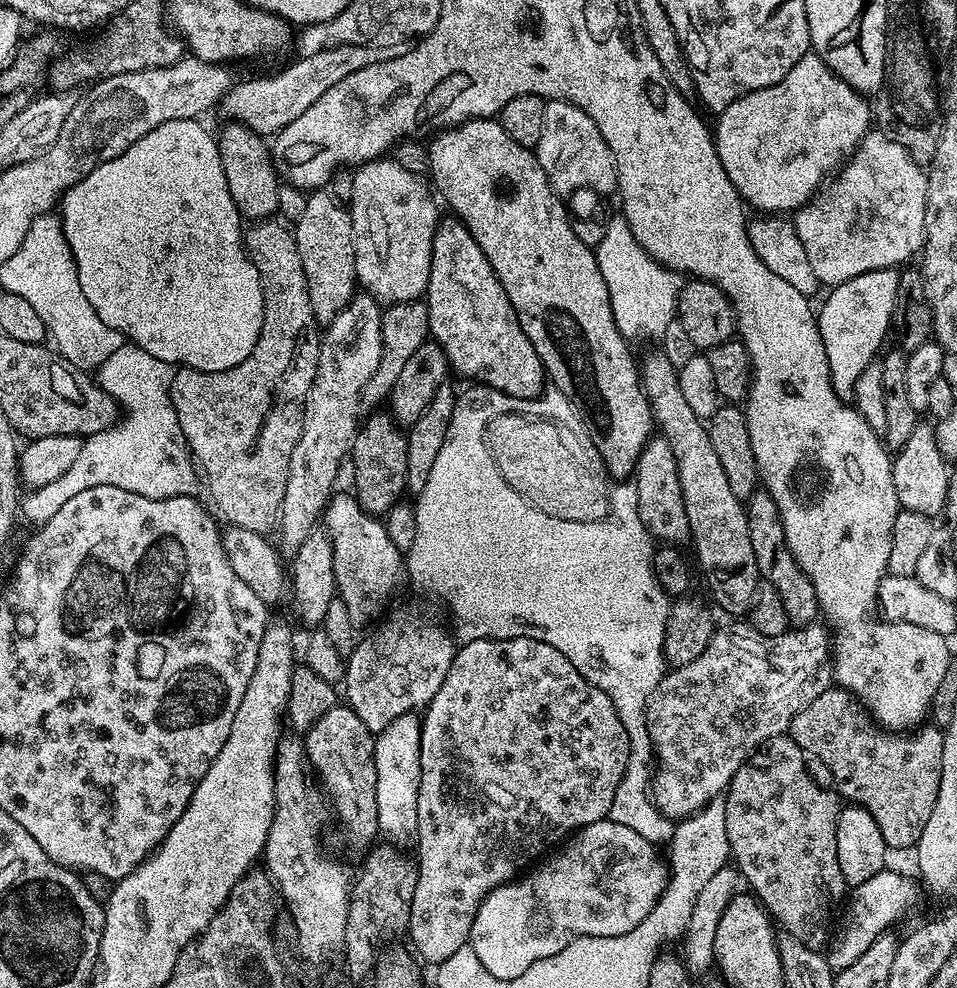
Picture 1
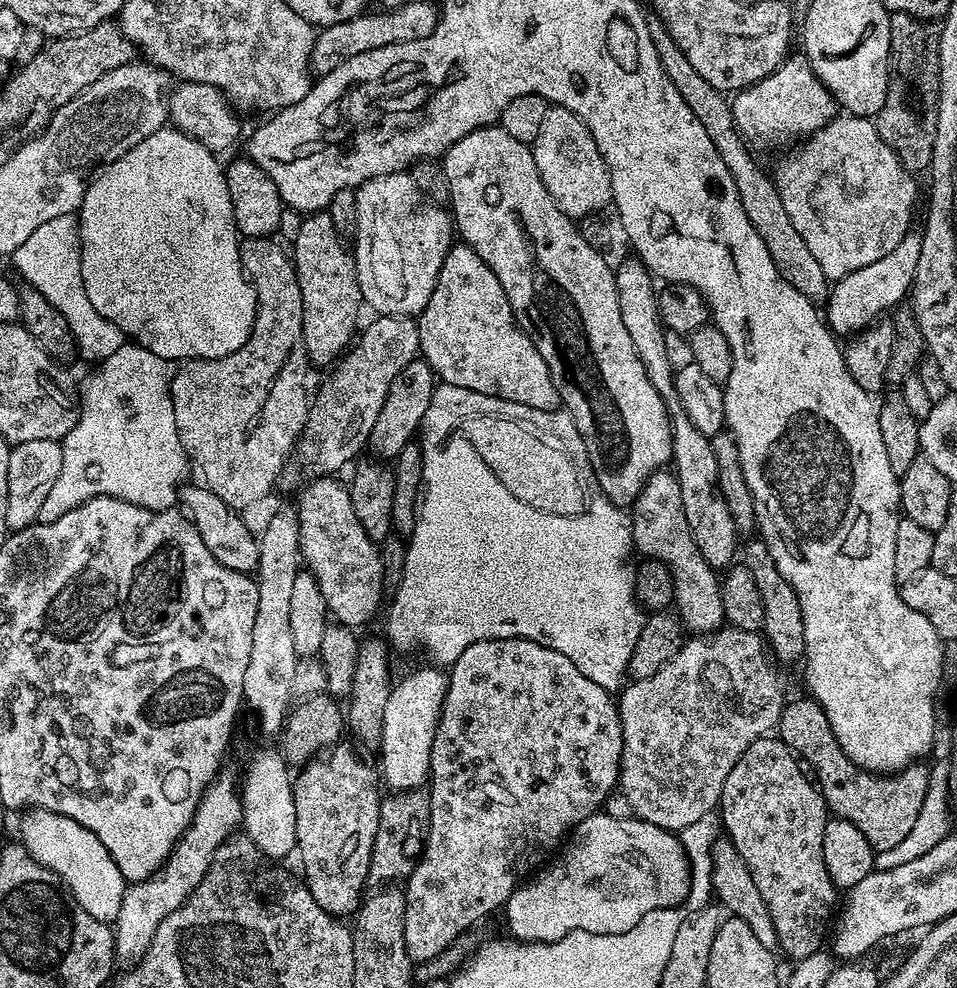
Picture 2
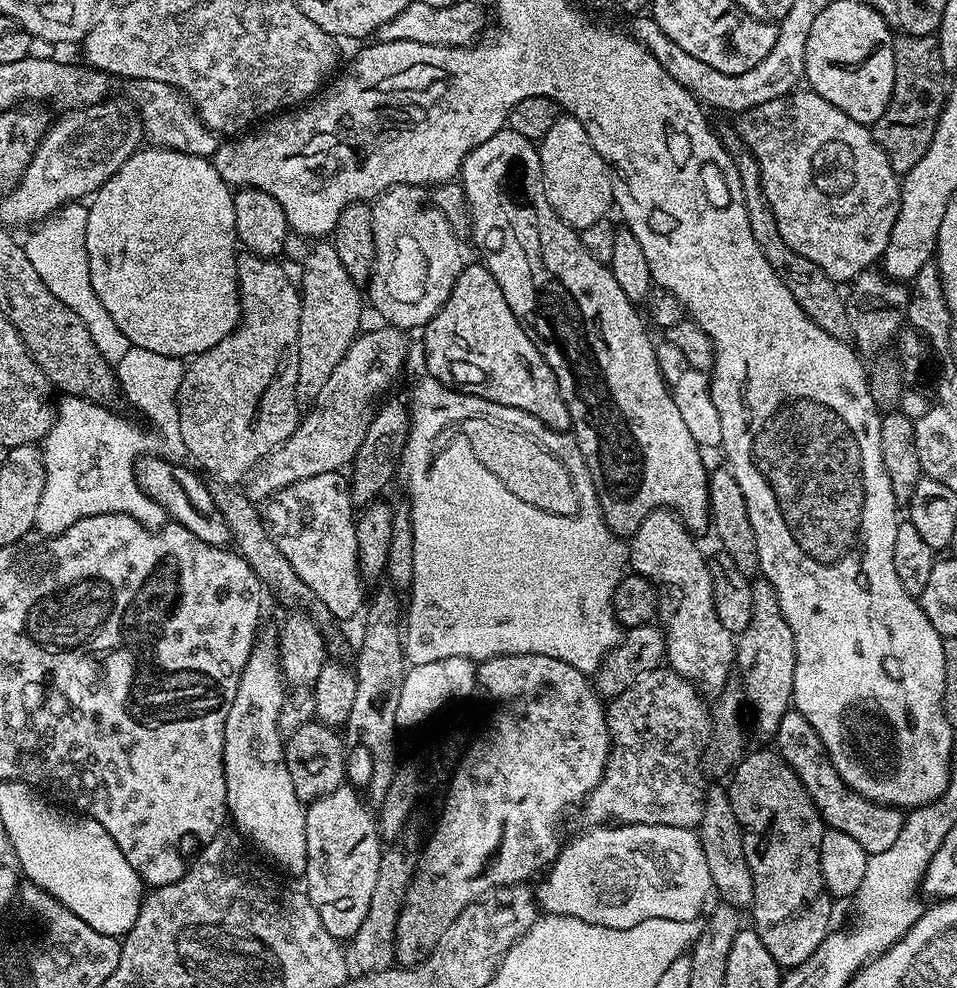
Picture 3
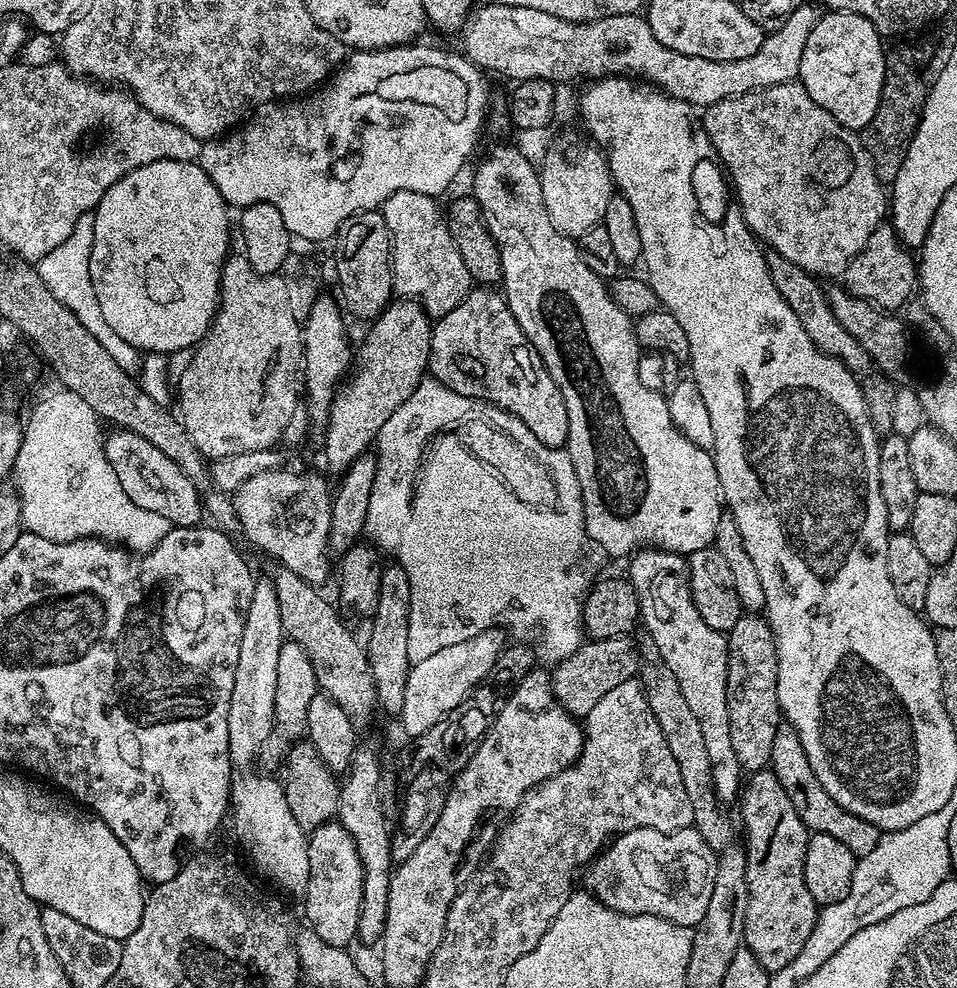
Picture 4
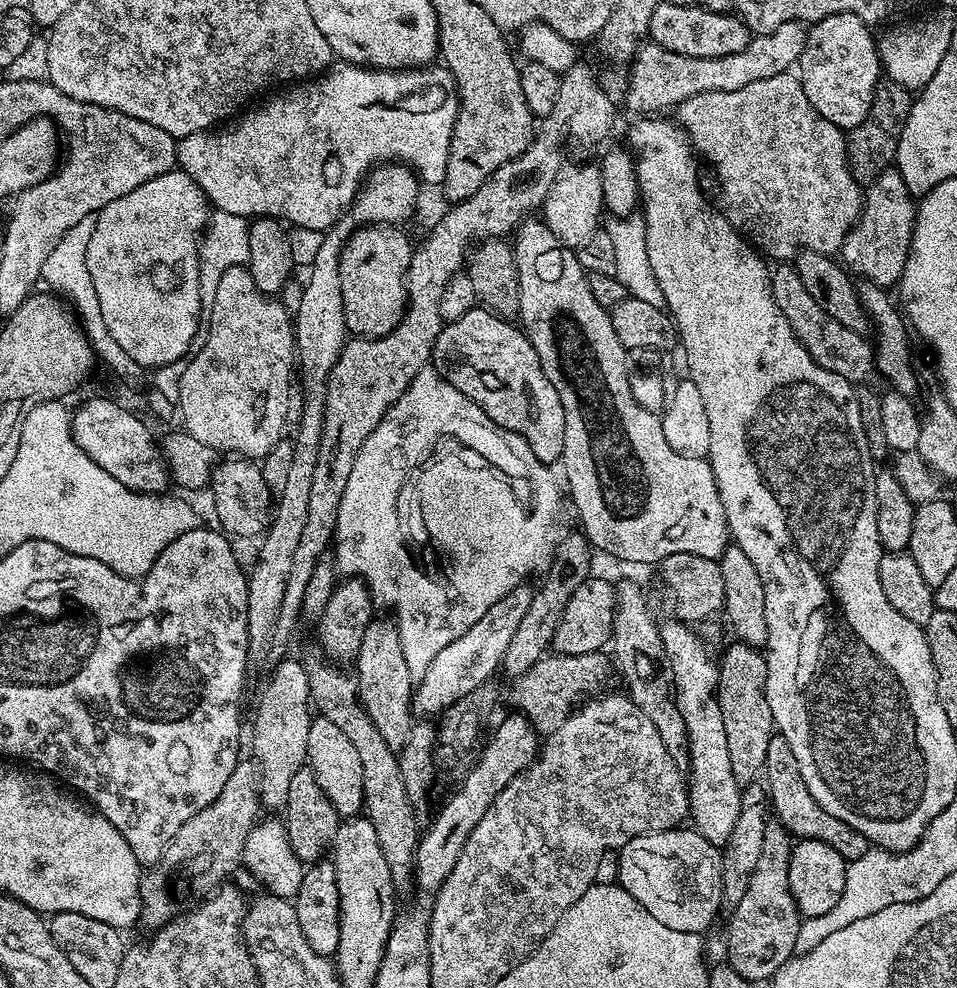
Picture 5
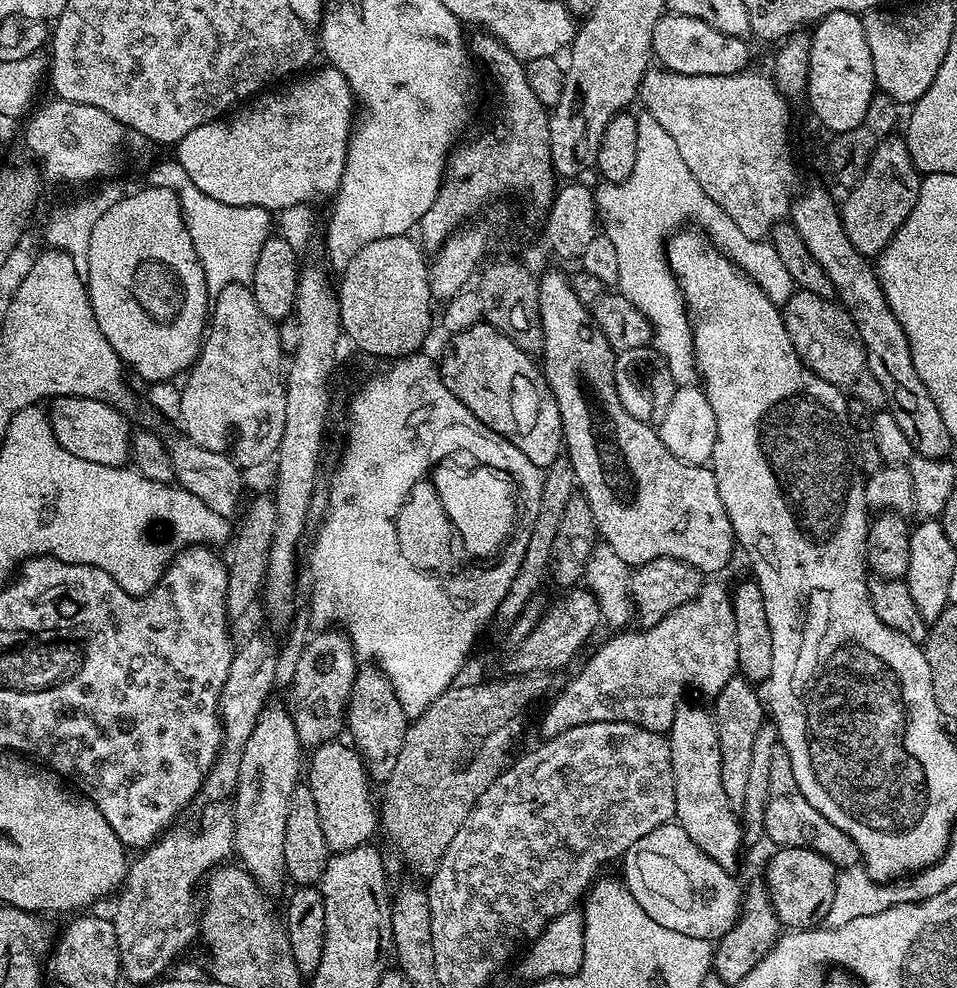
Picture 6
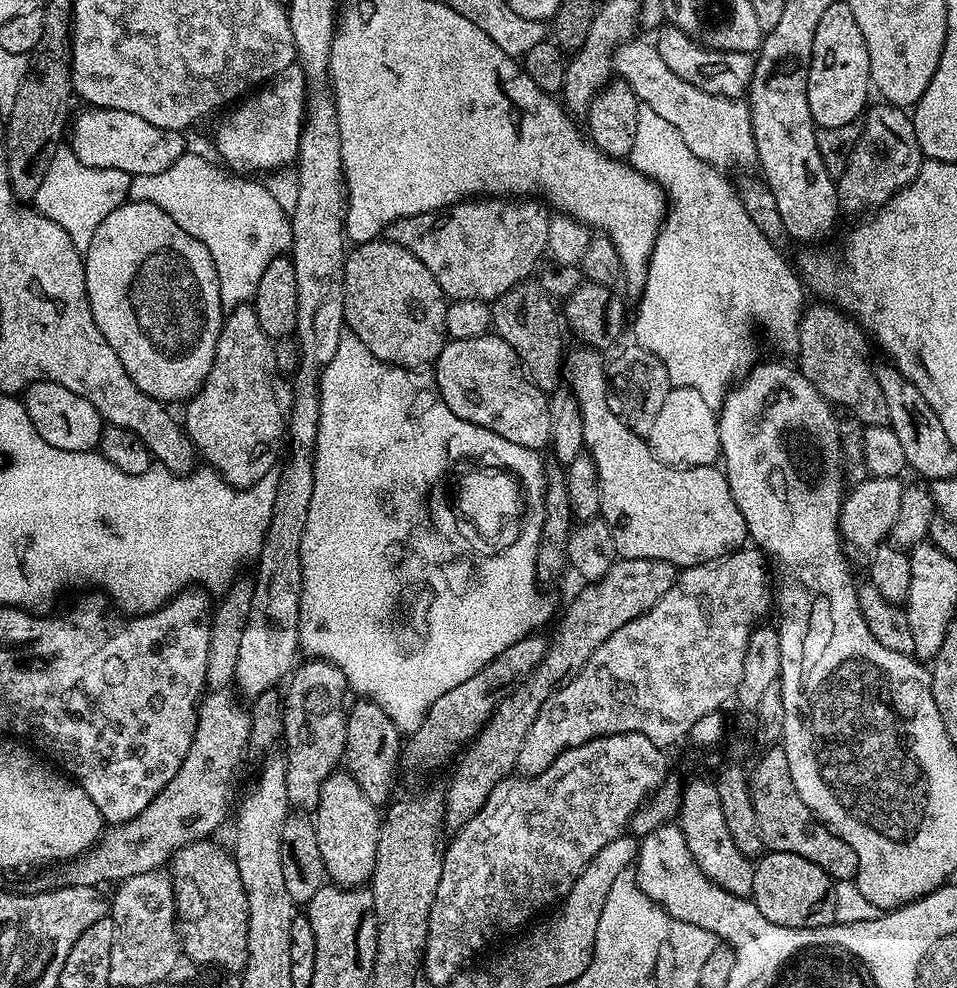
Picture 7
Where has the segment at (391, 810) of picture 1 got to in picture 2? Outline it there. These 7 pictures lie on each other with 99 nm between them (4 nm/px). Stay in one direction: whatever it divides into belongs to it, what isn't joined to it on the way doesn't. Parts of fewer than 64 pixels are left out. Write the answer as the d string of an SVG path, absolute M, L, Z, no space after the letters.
M439 667L422 668L418 672L412 673L404 681L393 683L390 698L386 698L386 711L382 713L382 738L378 755L378 772L383 783L392 787L393 793L410 792L413 788L423 785L429 779L432 767L430 766L430 754L432 753L432 743L434 734L438 726L440 710L444 706L446 690L448 689L448 676Z

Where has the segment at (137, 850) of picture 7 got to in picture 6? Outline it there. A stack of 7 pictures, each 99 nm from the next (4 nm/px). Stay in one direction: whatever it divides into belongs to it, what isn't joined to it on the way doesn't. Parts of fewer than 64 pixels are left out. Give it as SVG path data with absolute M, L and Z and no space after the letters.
M268 636L247 637L244 645L237 647L232 654L230 674L222 686L220 695L220 722L224 730L224 742L220 745L220 752L208 771L202 789L203 799L224 800L233 795L238 782L238 766L242 766L242 750L250 734L254 734L254 726L262 714L262 710L269 703L270 695L275 689L274 670L277 655L277 645L272 645Z

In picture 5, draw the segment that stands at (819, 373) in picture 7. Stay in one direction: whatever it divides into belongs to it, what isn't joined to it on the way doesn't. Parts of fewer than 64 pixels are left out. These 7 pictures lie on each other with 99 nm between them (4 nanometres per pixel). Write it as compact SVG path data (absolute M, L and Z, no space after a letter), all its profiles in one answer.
M788 262L777 263L771 269L772 297L778 302L778 310L786 314L786 322L794 330L794 334L806 346L810 358L818 362L826 370L846 378L853 386L876 386L881 383L880 371L876 368L876 354L871 343L863 335L842 326L841 322L826 314L821 306L814 302L813 296L802 286L802 281L796 273L795 267Z

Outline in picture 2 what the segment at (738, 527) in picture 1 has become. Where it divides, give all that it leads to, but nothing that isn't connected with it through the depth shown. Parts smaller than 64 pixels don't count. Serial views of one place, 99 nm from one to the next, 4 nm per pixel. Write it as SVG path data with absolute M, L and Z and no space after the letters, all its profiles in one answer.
M625 258L615 265L616 289L618 290L618 306L622 310L622 322L630 334L630 342L634 342L634 350L638 358L642 358L642 366L646 366L646 378L658 392L672 427L672 459L671 467L676 473L676 481L682 490L682 510L686 510L686 522L690 522L690 534L694 534L694 542L698 542L698 550L702 550L702 558L714 569L724 570L737 559L738 533L734 526L734 518L730 518L730 510L726 510L726 498L722 498L722 490L718 486L718 458L714 458L712 437L702 434L686 418L686 410L682 410L682 402L676 393L676 378L670 361L666 359L666 329L660 321L658 310L657 285L648 267L638 258Z

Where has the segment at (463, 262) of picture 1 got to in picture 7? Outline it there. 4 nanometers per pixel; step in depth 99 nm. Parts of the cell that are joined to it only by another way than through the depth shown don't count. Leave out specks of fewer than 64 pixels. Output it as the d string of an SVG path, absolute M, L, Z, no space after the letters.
M501 336L449 339L435 360L434 375L442 402L450 406L459 420L490 430L506 438L508 444L537 450L549 447L552 438L549 397L528 380L518 362L518 354L510 350Z

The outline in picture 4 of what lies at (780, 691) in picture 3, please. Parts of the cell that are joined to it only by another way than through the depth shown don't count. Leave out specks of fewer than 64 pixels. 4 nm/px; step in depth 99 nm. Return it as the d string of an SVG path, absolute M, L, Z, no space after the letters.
M744 612L734 622L732 629L726 633L728 637L728 669L726 670L726 710L730 710L730 738L734 742L734 754L738 754L738 762L745 773L765 771L771 765L772 751L774 750L774 734L778 734L778 726L782 722L780 703L778 702L778 654L776 653L776 639L772 633L772 627L768 625L767 619L763 615L755 612Z

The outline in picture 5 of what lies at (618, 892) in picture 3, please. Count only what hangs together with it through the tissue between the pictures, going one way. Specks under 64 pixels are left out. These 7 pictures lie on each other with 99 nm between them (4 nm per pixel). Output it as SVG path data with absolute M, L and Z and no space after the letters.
M681 826L665 832L647 832L645 836L636 836L626 846L619 849L620 877L618 883L632 897L639 900L641 906L650 910L662 926L691 926L696 930L705 930L722 912L722 862L721 849L717 845L706 842L702 834L691 827Z

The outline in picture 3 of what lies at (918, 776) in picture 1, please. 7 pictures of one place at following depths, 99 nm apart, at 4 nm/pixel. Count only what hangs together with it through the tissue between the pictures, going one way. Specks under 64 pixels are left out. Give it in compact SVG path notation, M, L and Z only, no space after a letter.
M795 710L782 714L782 722L778 722L774 737L774 748L796 771L806 794L810 794L818 814L828 828L842 830L842 834L855 838L858 846L862 846L862 850L866 850L869 856L882 854L882 850L890 850L890 846L894 846L904 825L905 813L888 804L875 804L872 800L862 798L862 794L858 794L850 786L846 786L846 782L842 782L838 770L834 770L830 762L826 746L822 746L822 738L818 738L814 726L803 714Z

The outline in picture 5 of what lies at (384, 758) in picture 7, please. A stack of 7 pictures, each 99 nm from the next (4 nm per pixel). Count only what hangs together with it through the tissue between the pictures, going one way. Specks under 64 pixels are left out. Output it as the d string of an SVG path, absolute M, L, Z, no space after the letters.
M373 618L370 626L366 626L366 634L362 634L362 646L356 655L354 667L356 688L360 692L360 701L366 714L370 714L370 722L378 726L382 738L386 738L393 750L403 748L410 738L414 723L414 678L410 674L410 666L406 666L406 654L400 641L400 627L396 625L395 619Z

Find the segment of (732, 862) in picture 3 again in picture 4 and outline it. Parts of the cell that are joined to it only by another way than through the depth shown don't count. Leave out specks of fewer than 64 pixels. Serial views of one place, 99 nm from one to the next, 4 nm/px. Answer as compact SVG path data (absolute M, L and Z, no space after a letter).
M650 642L641 643L639 655L656 664L641 663L638 668L638 679L644 687L646 702L666 738L666 746L670 746L670 754L674 754L674 762L678 762L678 771L682 773L682 786L686 786L686 794L690 798L690 807L694 810L692 823L698 834L702 834L705 842L712 847L712 851L719 854L724 848L734 843L732 836L732 820L727 816L725 805L716 796L712 781L712 767L710 754L706 754L706 741L702 739L702 726L698 726L698 718L694 718L686 697L682 694L682 686L678 686L678 678L674 678L672 671L660 660L658 650Z

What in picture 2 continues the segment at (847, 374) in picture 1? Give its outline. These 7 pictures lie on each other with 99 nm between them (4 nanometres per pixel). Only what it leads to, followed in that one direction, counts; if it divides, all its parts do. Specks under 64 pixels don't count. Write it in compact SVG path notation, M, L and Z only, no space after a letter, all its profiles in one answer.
M909 230L902 238L902 242L898 242L898 246L894 246L894 250L886 254L886 258L878 258L878 262L870 262L870 266L862 266L862 270L854 270L854 274L846 274L846 278L831 285L826 301L826 323L837 337L851 337L877 323L897 306L903 305L900 304L903 300L905 303L912 290L918 257L922 255L920 235L919 231Z

